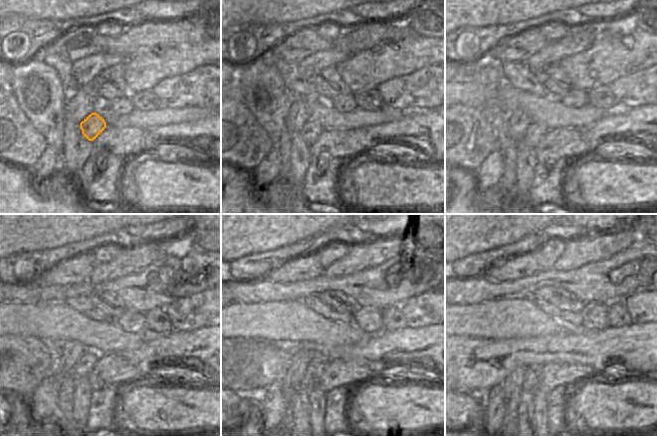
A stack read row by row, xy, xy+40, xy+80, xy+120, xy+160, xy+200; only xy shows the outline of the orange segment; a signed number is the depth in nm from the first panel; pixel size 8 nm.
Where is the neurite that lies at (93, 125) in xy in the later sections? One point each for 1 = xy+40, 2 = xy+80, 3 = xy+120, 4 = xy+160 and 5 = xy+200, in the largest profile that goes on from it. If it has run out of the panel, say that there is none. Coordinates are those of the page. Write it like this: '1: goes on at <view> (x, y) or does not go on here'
1: goes on at xy+40 (311, 130)
2: goes on at xy+80 (535, 131)
3: goes on at xy+120 (84, 366)
4: goes on at xy+160 (312, 372)
5: goes on at xy+200 (532, 375)

